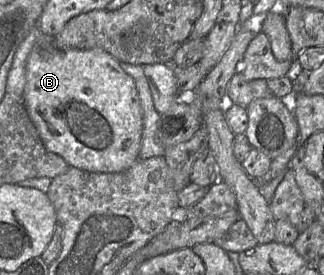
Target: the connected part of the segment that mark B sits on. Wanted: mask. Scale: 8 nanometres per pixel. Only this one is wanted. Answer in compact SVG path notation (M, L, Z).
M40 32L26 62L23 100L45 148L62 157L70 167L94 173L118 173L139 159L143 113L138 91L120 62L103 49L63 51L56 46L54 36Z

